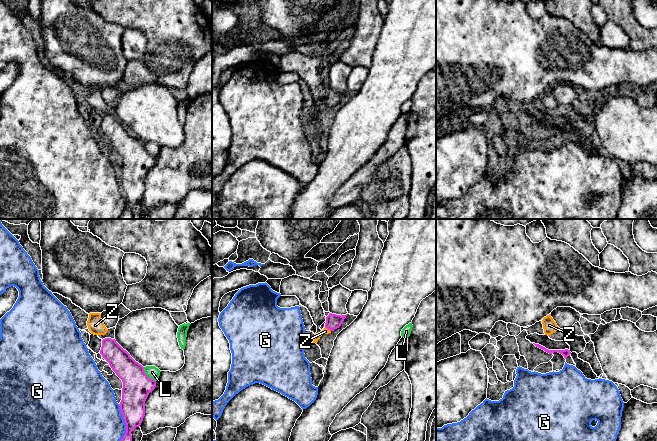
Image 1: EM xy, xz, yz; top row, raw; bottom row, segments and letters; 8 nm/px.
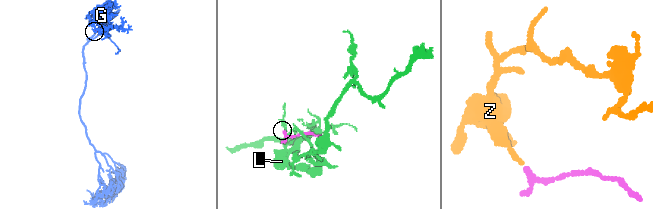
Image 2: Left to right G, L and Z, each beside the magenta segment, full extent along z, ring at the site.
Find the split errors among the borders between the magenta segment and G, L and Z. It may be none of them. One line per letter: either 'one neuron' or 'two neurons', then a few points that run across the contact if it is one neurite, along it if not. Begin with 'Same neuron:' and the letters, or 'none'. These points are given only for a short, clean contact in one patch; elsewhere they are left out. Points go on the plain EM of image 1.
Same neuron: Z
G: two neurons
L: two neurons
Z: one neuron; line xz (333, 97), (328, 105), (325, 107)

